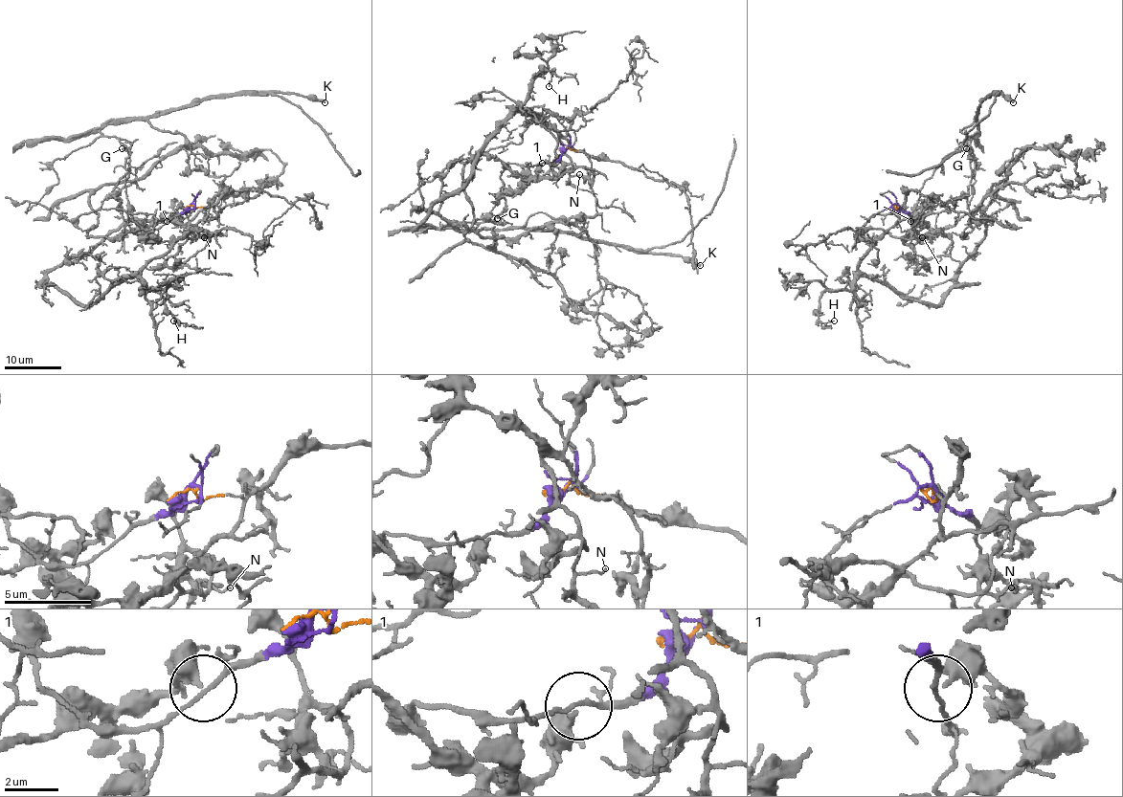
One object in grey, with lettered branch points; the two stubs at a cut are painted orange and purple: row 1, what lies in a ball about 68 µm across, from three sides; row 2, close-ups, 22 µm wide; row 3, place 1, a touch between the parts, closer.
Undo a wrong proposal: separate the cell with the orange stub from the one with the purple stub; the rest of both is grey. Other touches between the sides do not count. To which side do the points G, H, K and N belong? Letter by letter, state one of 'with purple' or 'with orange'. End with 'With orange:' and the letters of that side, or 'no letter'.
G: with purple
H: with orange
K: with purple
N: with orange
With orange: H, N

